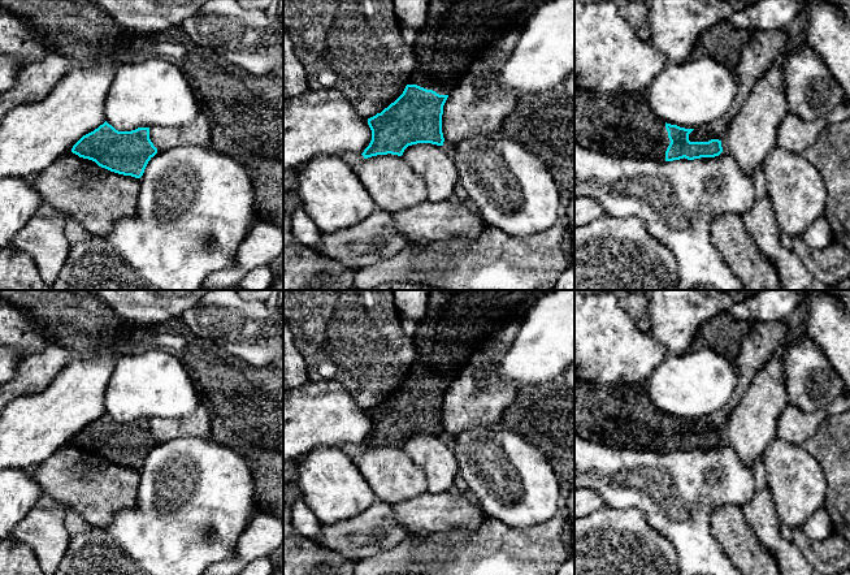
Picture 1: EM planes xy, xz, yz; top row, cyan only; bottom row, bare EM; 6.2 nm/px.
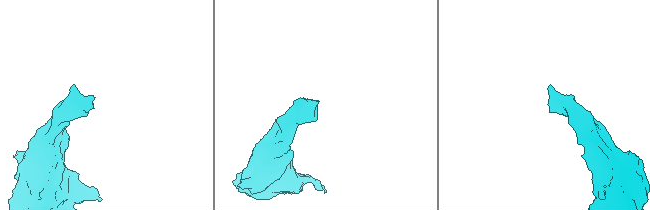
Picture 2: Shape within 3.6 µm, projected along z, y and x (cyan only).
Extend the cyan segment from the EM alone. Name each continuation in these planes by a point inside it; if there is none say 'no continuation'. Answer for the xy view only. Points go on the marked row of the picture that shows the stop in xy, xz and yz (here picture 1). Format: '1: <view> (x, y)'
no continuation

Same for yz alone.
1: yz (629, 130)

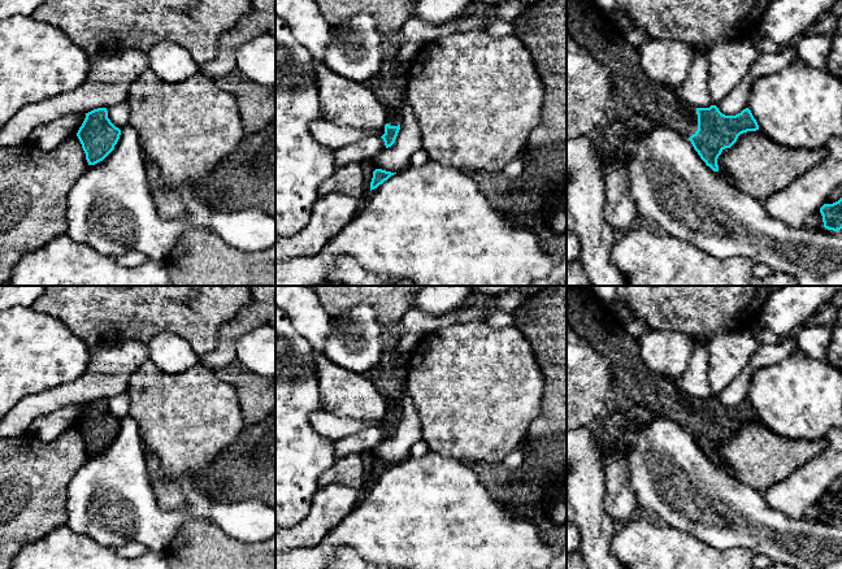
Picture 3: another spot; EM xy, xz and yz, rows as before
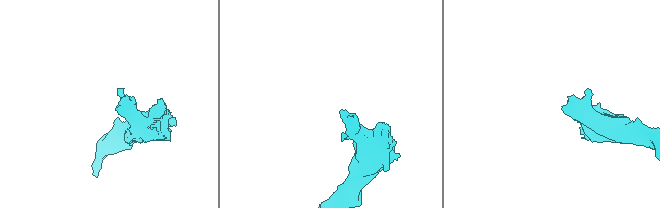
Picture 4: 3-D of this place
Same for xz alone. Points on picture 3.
1: xz (389, 86)

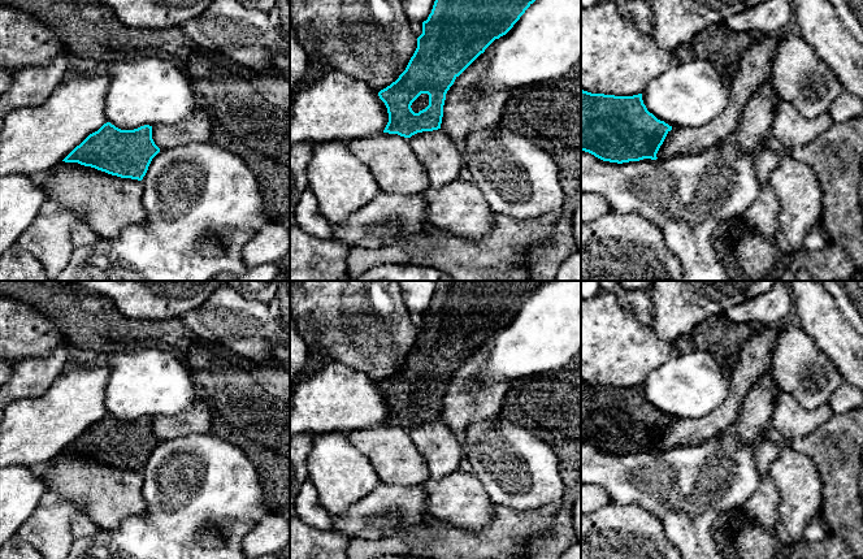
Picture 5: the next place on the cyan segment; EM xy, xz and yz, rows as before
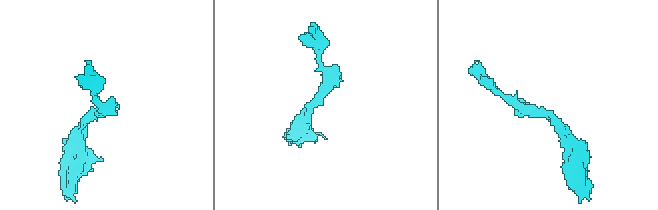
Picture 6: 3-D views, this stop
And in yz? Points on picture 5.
no continuation

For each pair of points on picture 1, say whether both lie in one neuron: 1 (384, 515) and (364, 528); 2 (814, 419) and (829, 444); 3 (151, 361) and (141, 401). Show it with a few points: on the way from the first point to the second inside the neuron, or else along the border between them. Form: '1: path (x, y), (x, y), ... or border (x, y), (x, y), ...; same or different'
1: path (378, 521), (369, 528); same
2: border (828, 416), (799, 445); different
3: path (151, 371), (151, 380), (141, 390); same

